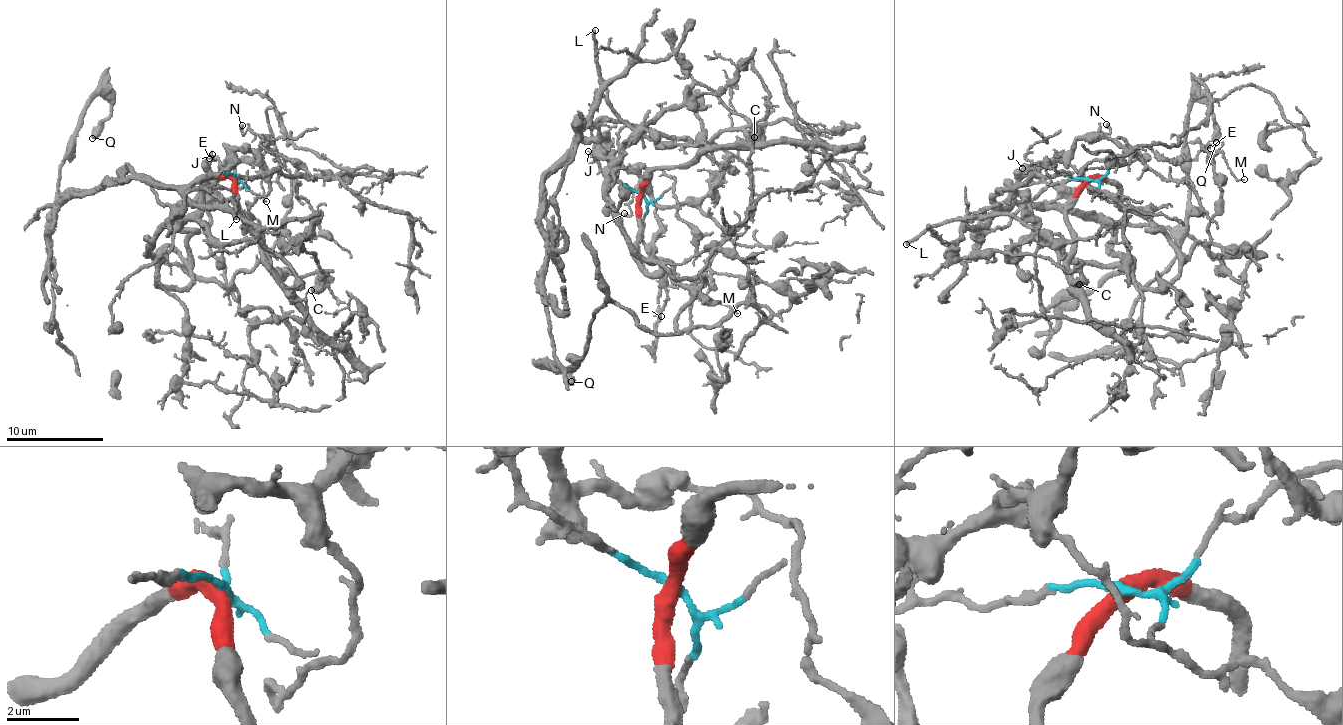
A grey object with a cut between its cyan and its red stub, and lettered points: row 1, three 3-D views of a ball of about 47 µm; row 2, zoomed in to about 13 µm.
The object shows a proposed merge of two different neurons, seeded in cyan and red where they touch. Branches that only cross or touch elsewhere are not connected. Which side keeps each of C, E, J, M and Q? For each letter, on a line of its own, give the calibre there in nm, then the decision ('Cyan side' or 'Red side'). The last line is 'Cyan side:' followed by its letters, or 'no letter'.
C: Thickness 480 nm. Red side
E: Thickness 200 nm. Cyan side
J: Thickness 130 nm. Cyan side
M: Thickness 120 nm. Red side
Q: Thickness 550 nm. Cyan side
Cyan side: E, J, Q

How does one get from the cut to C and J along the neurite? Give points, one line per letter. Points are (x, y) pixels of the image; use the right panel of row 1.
C: (1088, 179), (1114, 179), (1178, 274), (1153, 290), (1027, 236), (1007, 253), (1078, 284)
J: (1088, 179), (1062, 179), (1047, 185), (1032, 180), (1023, 168)

